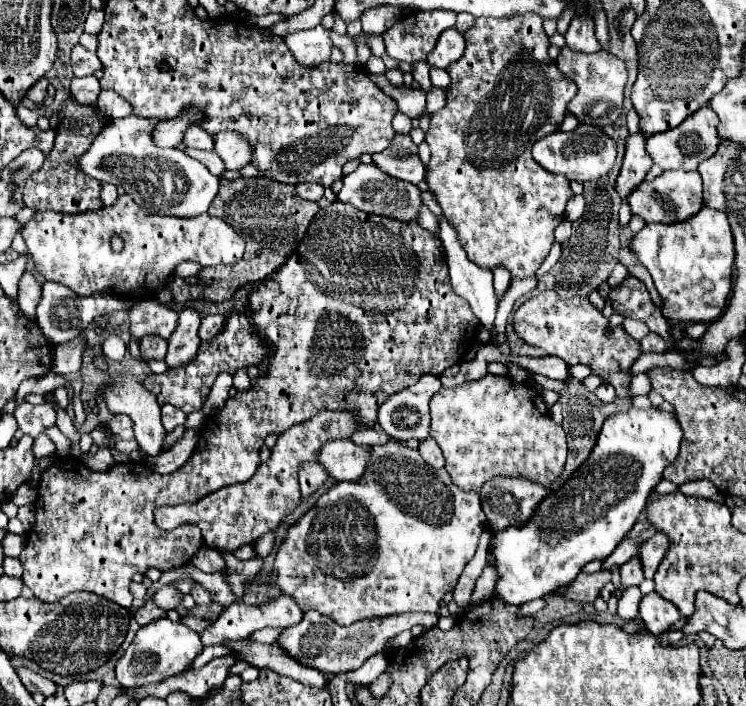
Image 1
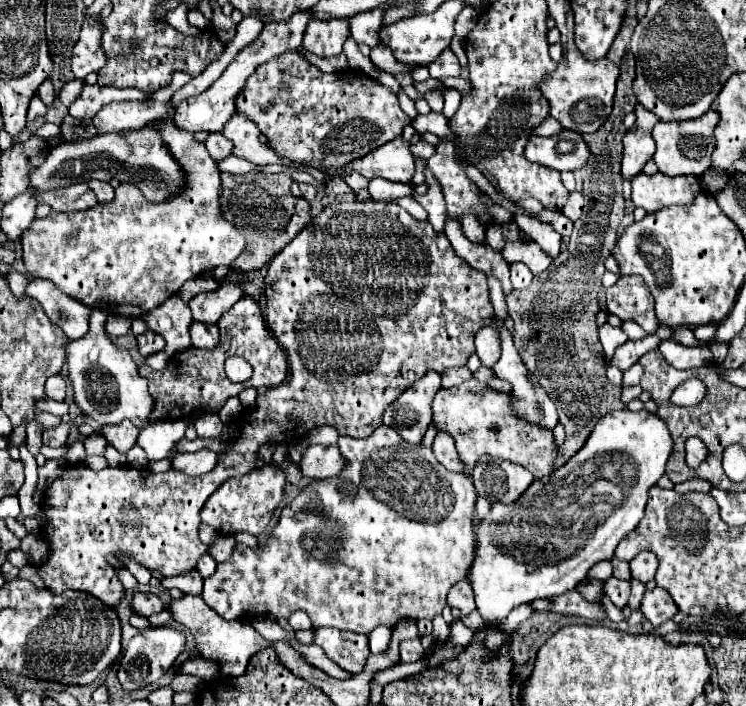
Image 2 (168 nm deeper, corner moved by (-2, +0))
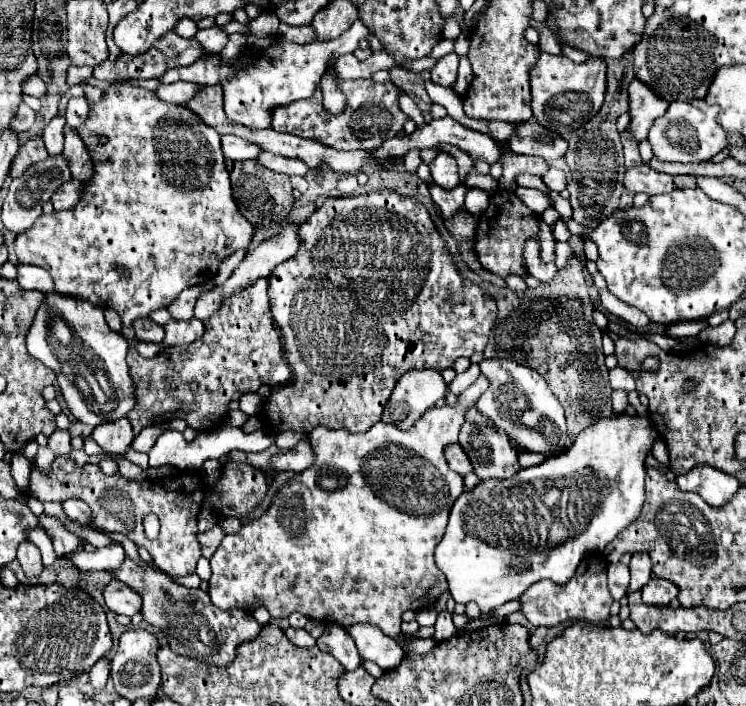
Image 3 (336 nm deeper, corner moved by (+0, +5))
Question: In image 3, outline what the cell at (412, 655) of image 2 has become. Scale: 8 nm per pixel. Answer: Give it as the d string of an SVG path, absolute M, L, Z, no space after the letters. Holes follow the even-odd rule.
M480 374L478 380L468 390L464 390L460 394L458 404L454 408L450 408L450 406L432 408L412 426L412 430L406 430L406 432L402 432L400 428L394 428L392 424L384 424L384 422L376 422L364 434L350 434L344 430L328 430L324 426L312 430L310 440L312 440L312 446L316 452L316 464L312 468L300 472L298 476L294 476L290 482L286 482L276 492L268 512L262 518L254 520L252 524L244 524L242 530L234 536L224 536L222 544L214 552L214 556L210 560L212 578L208 580L208 586L210 586L208 594L212 598L212 604L220 606L222 610L242 608L242 610L250 610L250 612L254 612L256 608L262 606L270 612L272 618L288 618L292 612L300 612L306 618L320 620L320 622L336 622L342 626L354 626L360 622L368 622L368 624L378 626L392 640L396 640L402 646L404 654L412 654L412 652L414 654L428 654L436 646L436 642L434 640L420 640L420 638L416 638L416 640L406 638L404 632L400 630L400 618L402 618L402 612L406 612L410 608L416 612L416 610L422 610L426 606L432 606L444 592L448 592L448 580L444 578L444 574L440 574L440 570L436 570L434 550L436 550L440 538L444 536L444 530L448 524L448 510L452 510L452 502L456 502L456 498L464 492L464 478L448 468L442 450L448 442L458 440L460 426L464 424L464 412L476 402L476 398L480 398L480 394L484 394L484 390L488 390L488 380L484 378L484 374Z

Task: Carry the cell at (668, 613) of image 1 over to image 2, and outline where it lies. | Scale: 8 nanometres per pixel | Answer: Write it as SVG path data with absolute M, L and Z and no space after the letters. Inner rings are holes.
M654 587L652 591L646 591L644 599L642 599L642 607L640 611L644 613L644 617L654 625L658 627L660 623L672 619L678 611L674 599L670 597L670 593L662 587Z

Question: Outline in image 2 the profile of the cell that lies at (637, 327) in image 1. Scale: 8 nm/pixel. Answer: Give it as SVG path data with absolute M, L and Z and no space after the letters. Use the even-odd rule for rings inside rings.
M622 321L622 329L624 329L624 333L628 335L628 339L632 339L632 341L646 337L644 329L642 329L636 321Z

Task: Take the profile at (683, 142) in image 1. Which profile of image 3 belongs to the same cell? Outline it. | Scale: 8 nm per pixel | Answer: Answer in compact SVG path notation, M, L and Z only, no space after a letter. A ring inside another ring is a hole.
M704 100L672 102L660 118L654 120L648 142L660 162L704 162L729 147L724 130L716 122L718 106L710 106Z

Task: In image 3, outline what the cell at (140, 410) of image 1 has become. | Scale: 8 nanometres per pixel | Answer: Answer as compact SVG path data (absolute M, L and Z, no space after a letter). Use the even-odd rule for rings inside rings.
M46 294L46 302L38 308L34 324L28 332L28 352L56 372L60 392L70 412L84 424L98 426L124 418L136 404L136 382L132 382L126 352L128 342L122 334L112 332L104 320L104 310L80 298ZM54 318L62 318L72 330L72 342L62 346L52 332Z

